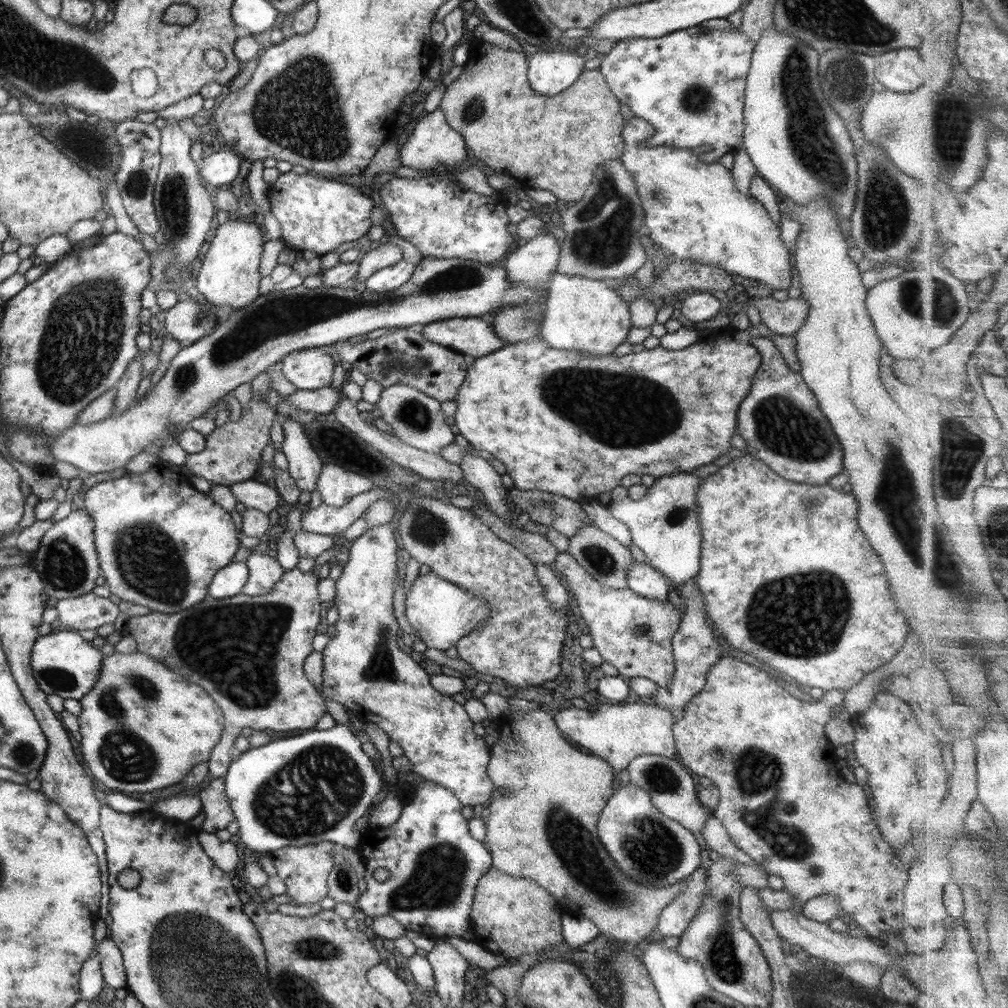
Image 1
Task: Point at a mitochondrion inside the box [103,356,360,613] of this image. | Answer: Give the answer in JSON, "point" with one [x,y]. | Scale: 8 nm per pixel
{"point":[150,563]}

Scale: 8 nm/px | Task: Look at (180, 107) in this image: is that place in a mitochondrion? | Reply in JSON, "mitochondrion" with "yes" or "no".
{"mitochondrion":"no"}

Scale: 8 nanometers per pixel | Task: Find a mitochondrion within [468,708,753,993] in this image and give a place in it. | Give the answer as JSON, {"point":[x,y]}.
{"point":[570,841]}

